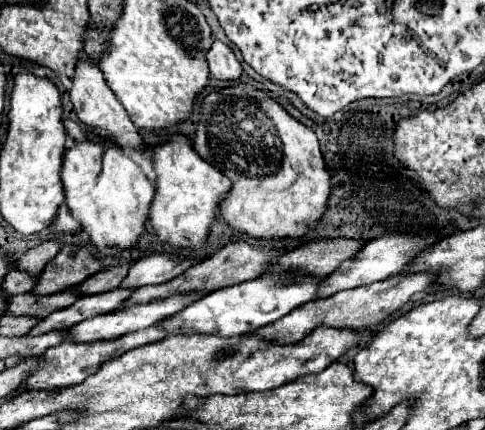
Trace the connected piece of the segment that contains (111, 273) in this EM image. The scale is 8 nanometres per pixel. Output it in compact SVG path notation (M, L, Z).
M126 262L126 264L120 264L116 268L110 268L110 270L102 270L90 278L86 278L82 284L78 284L74 290L82 296L82 294L98 294L102 290L114 290L120 286L120 282L124 280L124 276L128 274L130 266L134 262Z

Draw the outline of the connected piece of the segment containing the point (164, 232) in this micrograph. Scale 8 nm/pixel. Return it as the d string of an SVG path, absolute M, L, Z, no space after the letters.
M174 142L154 148L154 170L158 188L150 210L150 222L158 238L174 250L202 248L216 218L216 210L230 192L230 178L204 162L194 148Z

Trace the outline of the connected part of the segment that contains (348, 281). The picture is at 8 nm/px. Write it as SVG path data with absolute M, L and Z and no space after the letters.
M388 234L388 236L378 238L378 240L370 240L362 246L362 250L358 250L358 254L354 258L342 262L342 266L338 266L338 270L334 274L330 274L322 280L322 296L328 298L330 294L336 294L338 290L346 290L346 288L354 288L354 286L366 286L370 282L390 278L390 276L402 272L406 268L406 264L424 250L424 246L426 244L424 244L422 236Z

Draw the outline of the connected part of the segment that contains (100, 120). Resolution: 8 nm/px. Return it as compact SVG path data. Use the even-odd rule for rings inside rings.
M82 58L76 66L76 74L72 78L70 100L72 100L74 110L76 110L82 124L96 128L100 134L104 134L108 138L114 138L114 144L120 146L120 148L128 146L128 148L134 148L134 150L144 150L144 142L138 134L138 128L130 122L130 116L126 114L124 106L118 102L118 98L114 96L114 92L106 84L100 68L88 58Z

